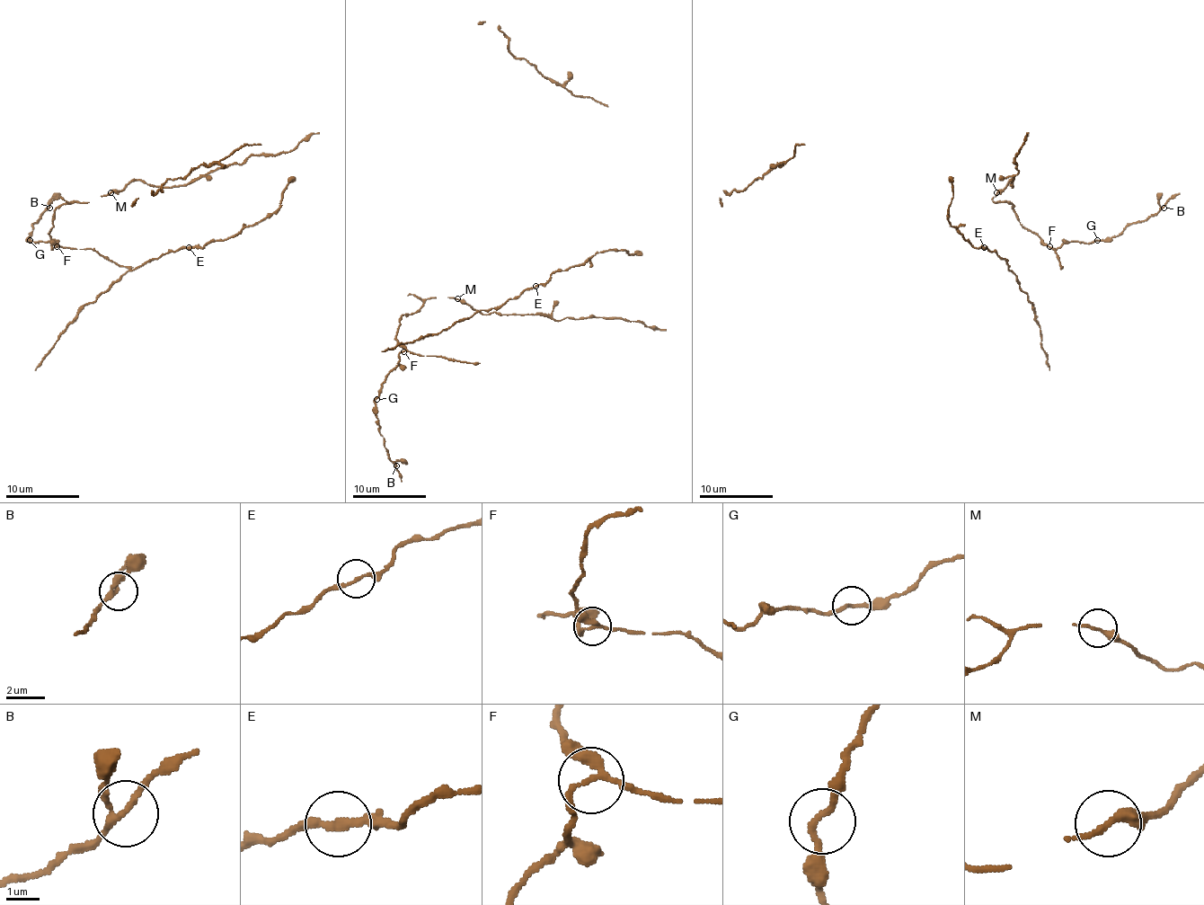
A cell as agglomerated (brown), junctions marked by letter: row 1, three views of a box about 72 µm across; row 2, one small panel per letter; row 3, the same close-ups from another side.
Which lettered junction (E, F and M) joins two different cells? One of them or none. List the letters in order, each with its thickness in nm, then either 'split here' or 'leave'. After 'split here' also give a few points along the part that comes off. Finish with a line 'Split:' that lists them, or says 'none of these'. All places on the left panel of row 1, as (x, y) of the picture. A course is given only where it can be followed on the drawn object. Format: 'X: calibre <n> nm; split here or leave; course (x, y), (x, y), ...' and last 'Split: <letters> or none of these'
E: calibre 200 nm; leave
F: calibre 180 nm; split here; course (57, 245), (51, 249), (49, 242), (28, 240), (40, 213), (55, 192)
M: calibre 220 nm; leave
Split: F

